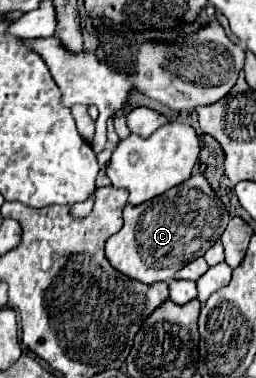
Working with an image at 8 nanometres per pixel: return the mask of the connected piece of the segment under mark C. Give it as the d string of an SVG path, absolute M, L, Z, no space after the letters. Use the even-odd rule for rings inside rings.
M197 173L191 175L189 181L183 181L155 199L149 199L137 207L127 205L123 209L123 219L125 225L121 231L111 235L105 243L107 259L123 275L141 283L155 283L173 279L181 267L197 257L203 257L205 239L211 239L211 245L219 241L231 217L225 205L221 215L221 199L215 195L207 179ZM215 231L219 237L215 237Z

